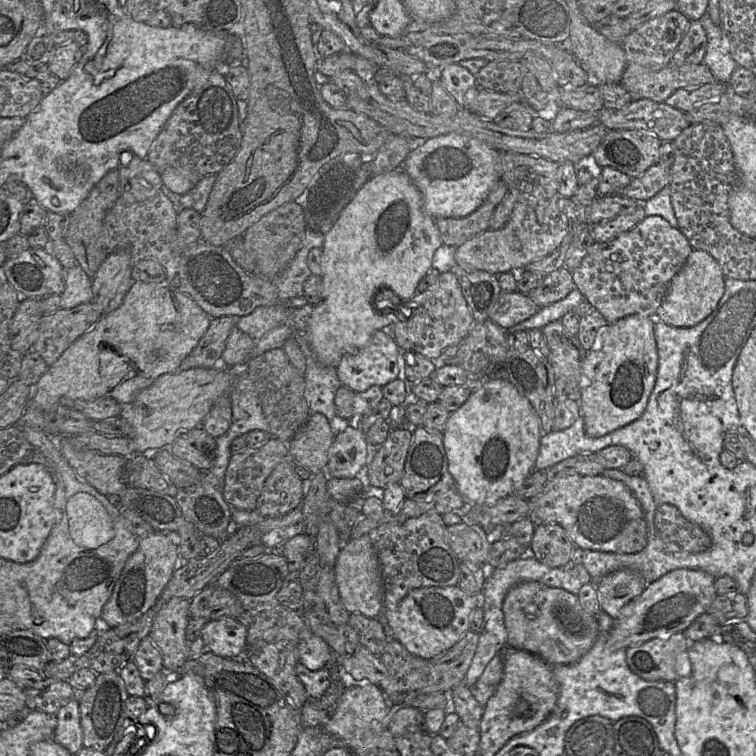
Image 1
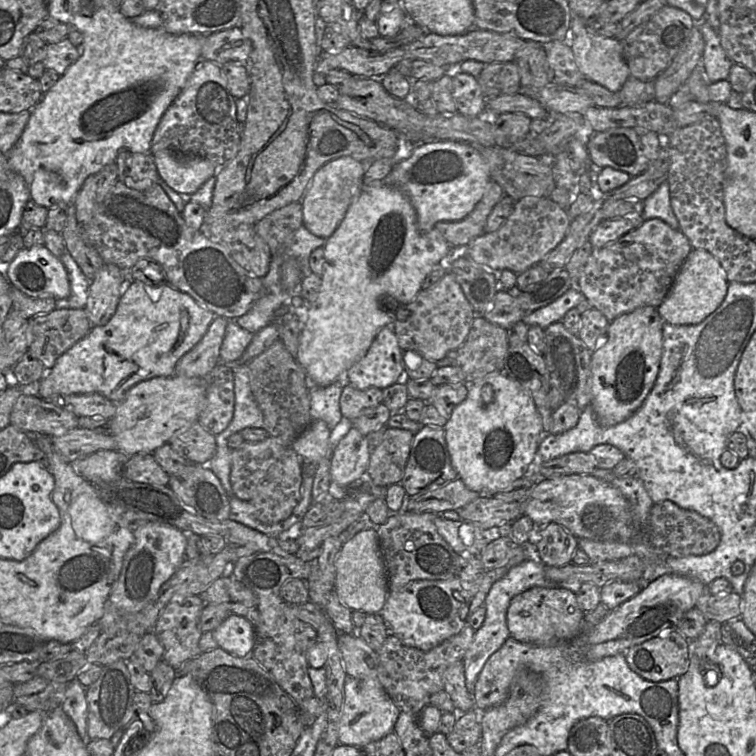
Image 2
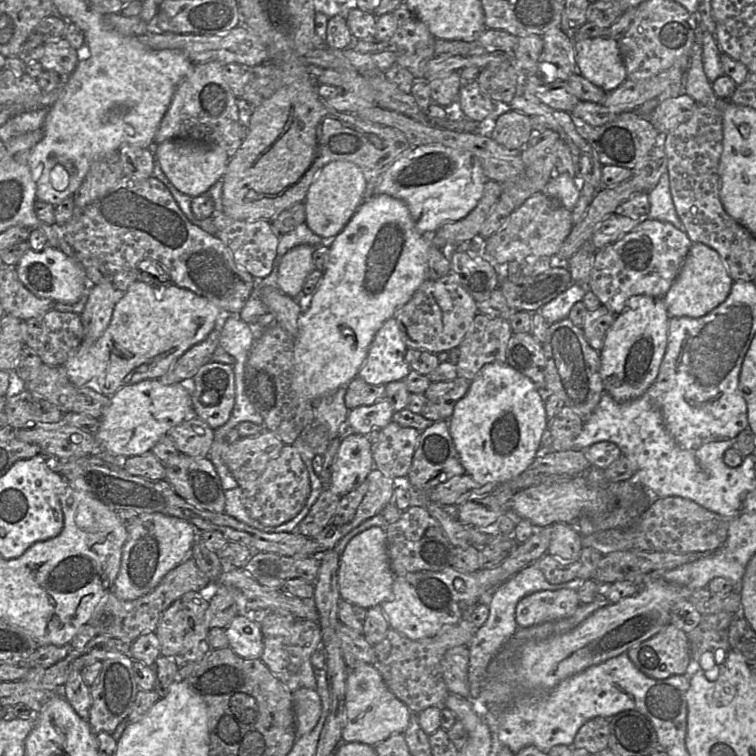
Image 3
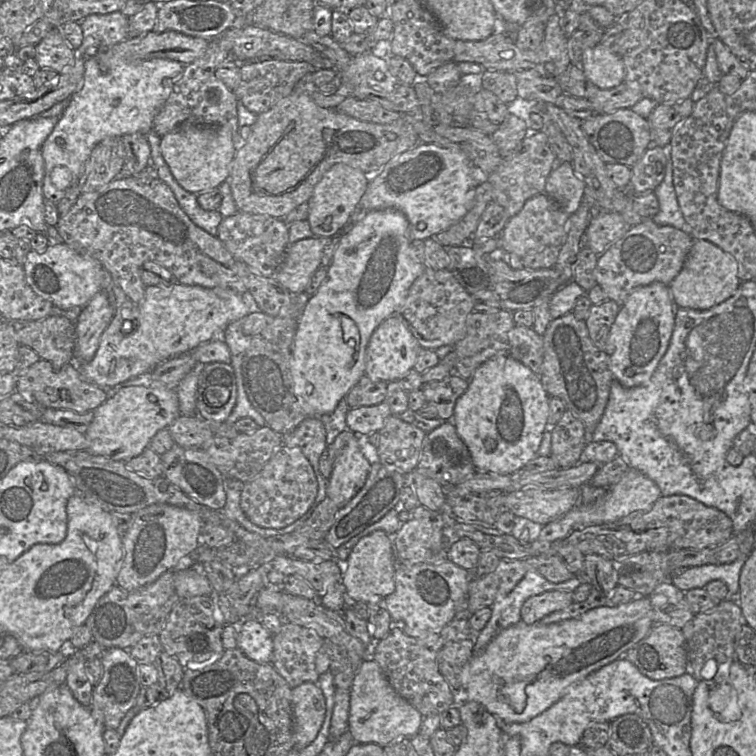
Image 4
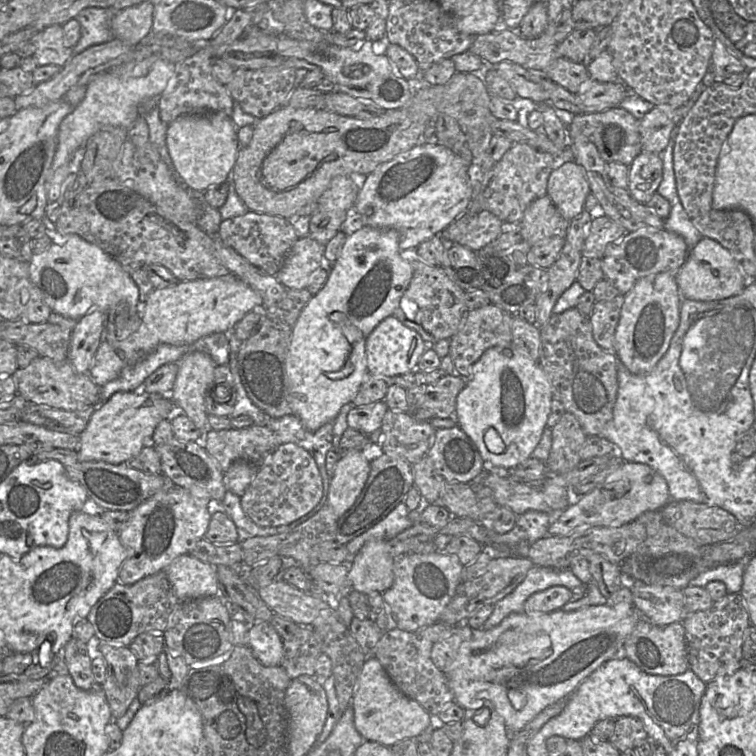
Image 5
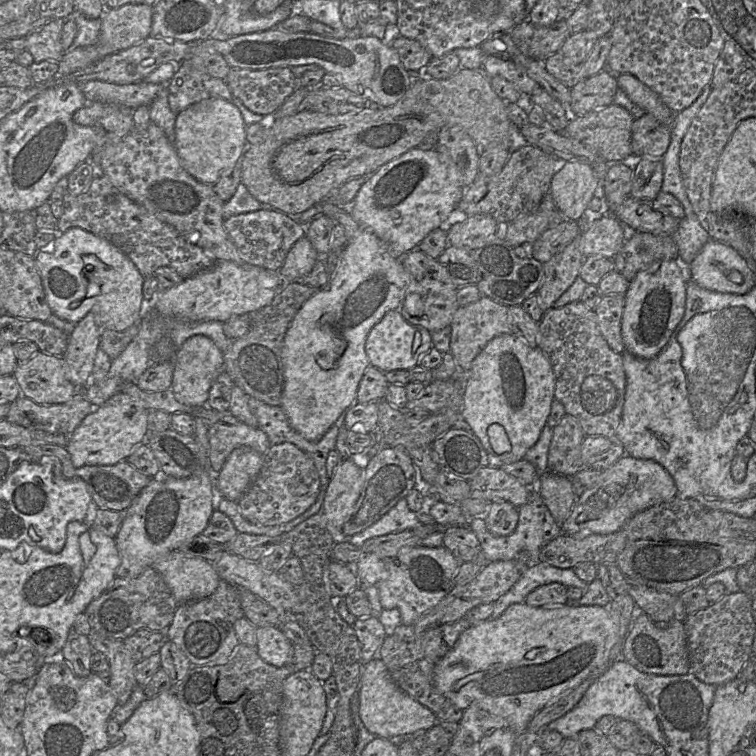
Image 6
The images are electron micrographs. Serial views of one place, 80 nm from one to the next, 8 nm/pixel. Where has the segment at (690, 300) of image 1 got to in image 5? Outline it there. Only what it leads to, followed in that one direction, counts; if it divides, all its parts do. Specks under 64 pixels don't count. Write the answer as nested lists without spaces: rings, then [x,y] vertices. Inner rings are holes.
[[[702,237],[675,273],[675,279],[683,298],[710,302],[740,294],[745,288],[746,276],[727,249],[713,239]]]

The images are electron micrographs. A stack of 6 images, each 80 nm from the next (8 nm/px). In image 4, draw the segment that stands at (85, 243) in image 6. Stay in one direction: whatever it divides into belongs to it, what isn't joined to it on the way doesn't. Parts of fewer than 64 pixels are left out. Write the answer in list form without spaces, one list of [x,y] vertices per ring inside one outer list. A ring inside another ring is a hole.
[[[66,243],[48,245],[43,253],[30,250],[23,262],[27,284],[43,299],[61,309],[81,307],[101,290],[103,266],[94,258],[82,255]]]

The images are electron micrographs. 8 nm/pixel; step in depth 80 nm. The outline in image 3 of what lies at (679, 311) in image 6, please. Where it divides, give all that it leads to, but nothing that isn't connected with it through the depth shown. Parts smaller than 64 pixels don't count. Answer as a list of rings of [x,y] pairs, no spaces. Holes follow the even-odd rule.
[[[646,295],[630,297],[626,302],[625,310],[616,315],[599,352],[601,359],[600,375],[605,392],[616,402],[627,402],[642,396],[656,380],[661,361],[666,352],[669,319],[664,299]]]

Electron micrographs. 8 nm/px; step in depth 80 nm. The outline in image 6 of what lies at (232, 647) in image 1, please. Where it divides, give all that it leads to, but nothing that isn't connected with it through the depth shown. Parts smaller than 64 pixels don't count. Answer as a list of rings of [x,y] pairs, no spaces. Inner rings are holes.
[[[257,627],[258,655],[268,664],[283,667],[291,664],[294,645],[278,627]]]

